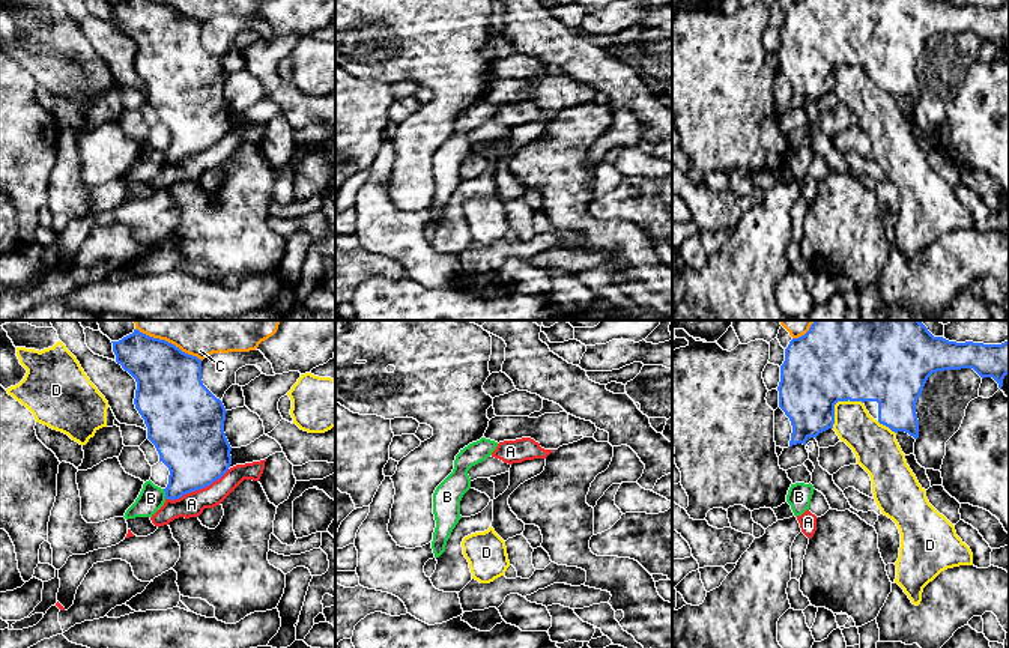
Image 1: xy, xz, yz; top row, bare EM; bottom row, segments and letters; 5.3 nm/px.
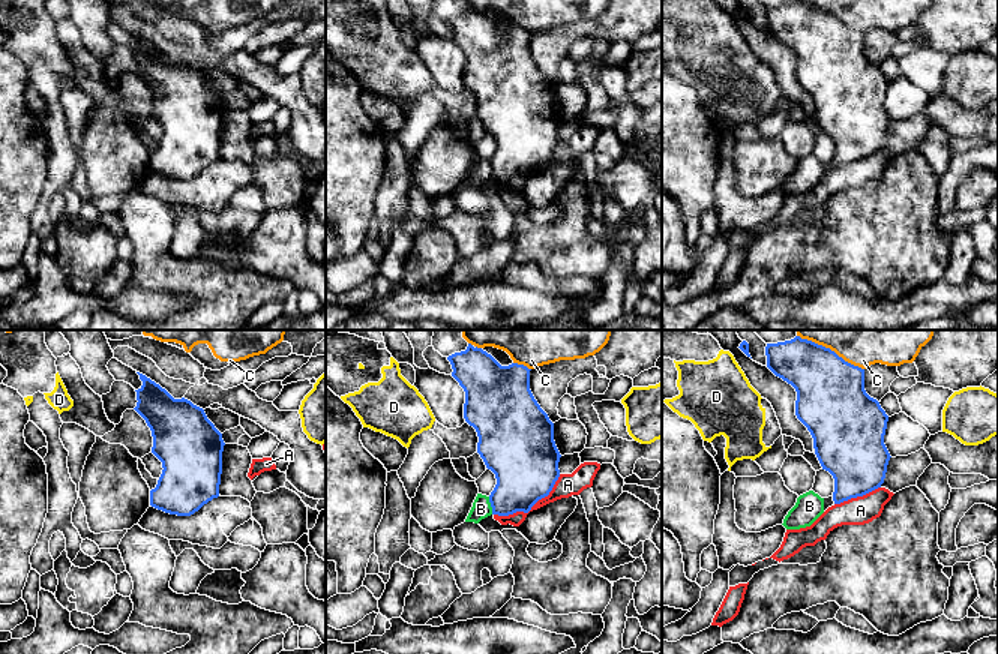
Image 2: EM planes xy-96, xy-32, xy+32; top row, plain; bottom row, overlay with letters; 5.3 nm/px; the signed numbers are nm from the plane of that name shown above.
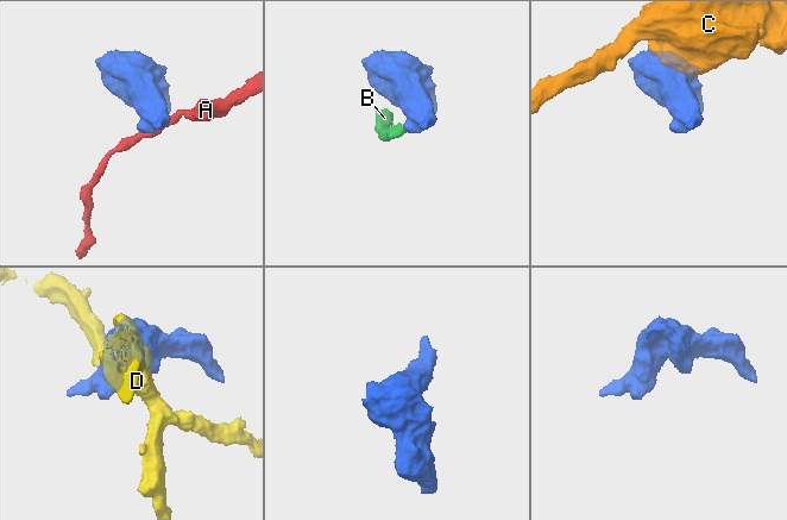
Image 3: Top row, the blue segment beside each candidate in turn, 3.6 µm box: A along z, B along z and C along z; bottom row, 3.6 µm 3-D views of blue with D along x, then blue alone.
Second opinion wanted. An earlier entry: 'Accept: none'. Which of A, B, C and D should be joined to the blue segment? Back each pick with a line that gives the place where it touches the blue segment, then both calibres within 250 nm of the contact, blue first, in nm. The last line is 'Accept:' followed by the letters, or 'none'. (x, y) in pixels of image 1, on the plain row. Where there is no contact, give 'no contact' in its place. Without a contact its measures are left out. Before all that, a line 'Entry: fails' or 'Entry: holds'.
Entry: holds
Accept: none

